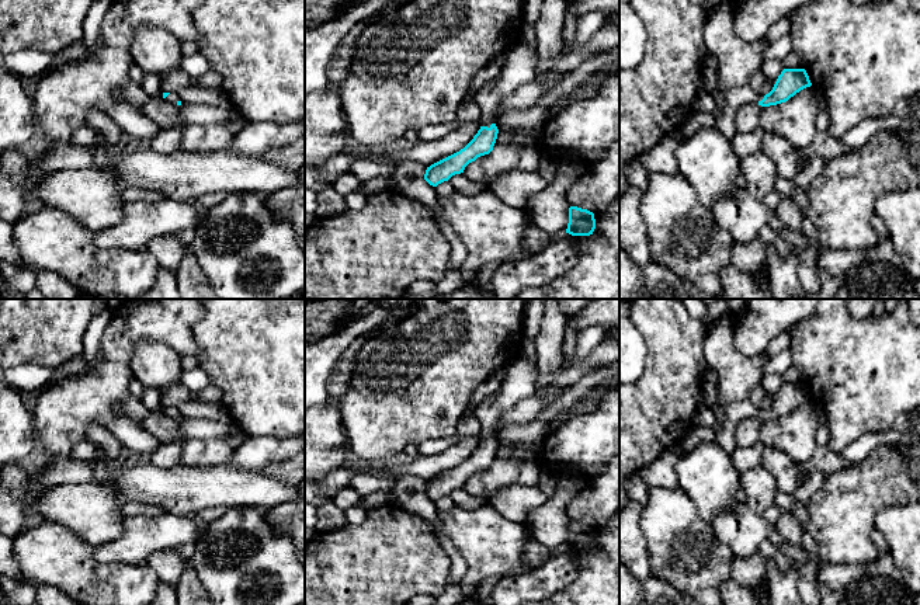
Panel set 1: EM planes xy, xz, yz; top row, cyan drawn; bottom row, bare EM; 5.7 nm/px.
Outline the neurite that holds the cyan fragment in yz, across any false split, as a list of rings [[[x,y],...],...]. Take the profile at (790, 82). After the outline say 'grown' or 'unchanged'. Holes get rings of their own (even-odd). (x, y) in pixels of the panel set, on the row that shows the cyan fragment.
[[[728,0],[719,3],[711,13],[704,29],[705,49],[719,63],[718,81],[711,93],[715,105],[716,129],[728,139],[737,132],[735,118],[747,104],[761,107],[788,101],[812,83],[805,69],[784,69],[773,90],[763,95],[751,88],[751,76],[761,69],[770,44],[767,35],[754,42],[740,39],[732,28],[732,6]]] | grown

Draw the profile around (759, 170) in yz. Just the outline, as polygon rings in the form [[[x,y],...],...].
[[[761,150],[742,159],[742,174],[747,184],[746,190],[753,198],[763,199],[775,190],[777,166]]]

